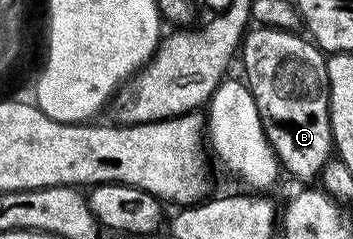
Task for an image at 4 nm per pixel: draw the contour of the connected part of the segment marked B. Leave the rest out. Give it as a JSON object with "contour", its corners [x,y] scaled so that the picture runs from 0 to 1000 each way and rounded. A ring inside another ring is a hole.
{"contour":[[[734,105],[728,117],[708,117],[697,130],[680,197],[680,251],[686,234],[686,276],[697,289],[697,326],[691,322],[694,356],[708,364],[708,397],[720,406],[720,431],[731,456],[731,481],[742,506],[742,531],[754,556],[759,603],[776,628],[785,653],[796,707],[810,711],[833,745],[847,745],[856,770],[878,770],[878,762],[909,732],[915,703],[926,678],[938,674],[941,632],[946,619],[946,573],[941,569],[941,536],[935,531],[935,385],[929,377],[929,318],[924,314],[924,247],[926,230],[904,209],[898,188],[875,155],[853,159],[844,134],[833,126],[788,126],[776,109]]]}

